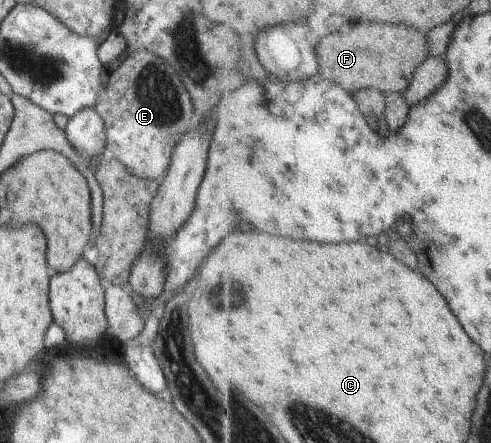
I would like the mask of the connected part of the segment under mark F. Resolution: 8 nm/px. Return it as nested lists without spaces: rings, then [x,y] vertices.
[[[348,22],[345,27],[320,35],[315,46],[320,60],[320,76],[338,82],[348,93],[356,90],[379,90],[404,94],[412,86],[417,69],[426,60],[428,46],[424,32],[414,27]]]

